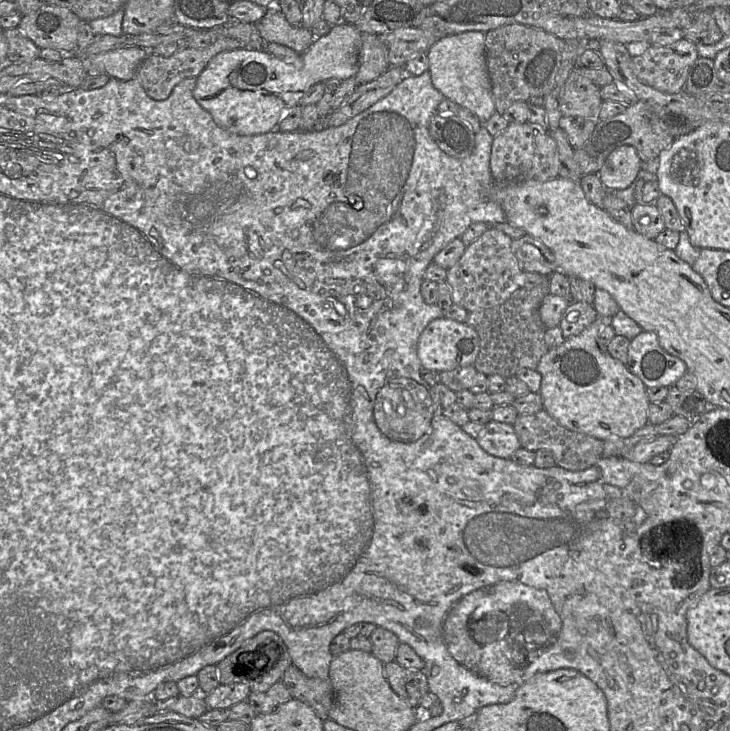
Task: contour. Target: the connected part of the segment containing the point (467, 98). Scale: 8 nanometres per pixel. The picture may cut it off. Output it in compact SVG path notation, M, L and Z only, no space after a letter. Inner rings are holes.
M468 31L441 37L427 52L433 86L444 98L474 113L484 125L496 112L485 54L485 33Z

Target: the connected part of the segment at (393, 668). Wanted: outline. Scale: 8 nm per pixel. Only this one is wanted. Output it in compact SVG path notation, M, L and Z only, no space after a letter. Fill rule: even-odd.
M395 661L384 664L385 677L393 691L413 708L420 708L420 699L429 691L427 676L422 670L402 667Z

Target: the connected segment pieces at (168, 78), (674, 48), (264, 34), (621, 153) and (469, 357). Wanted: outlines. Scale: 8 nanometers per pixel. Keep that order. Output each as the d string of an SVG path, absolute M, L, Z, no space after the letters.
M222 37L218 38L209 47L203 49L185 48L169 57L163 57L157 54L150 54L139 66L136 79L142 85L145 93L154 100L167 99L176 85L182 80L190 77L197 78L205 69L208 63L217 54L233 49L246 49L245 44L236 38Z
M683 37L666 46L649 45L640 55L632 58L633 70L643 84L663 93L675 94L684 89L689 70L698 57L696 44Z
M277 4L267 7L263 18L255 25L260 36L266 42L284 45L298 54L307 51L315 39L326 35L335 26L322 19L311 29L307 29L302 25L293 26L287 21Z
M624 145L608 156L598 175L607 191L616 191L630 187L641 169L643 161L637 150Z
M439 317L431 320L419 335L417 355L422 367L437 372L473 365L480 350L479 336L466 322Z

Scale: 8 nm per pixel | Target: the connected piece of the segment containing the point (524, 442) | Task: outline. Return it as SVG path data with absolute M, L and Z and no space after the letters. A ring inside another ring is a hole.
M544 409L530 415L518 414L513 427L518 435L521 448L533 452L538 450L550 452L555 459L555 467L569 471L582 471L590 468L603 457L604 442L602 440L568 430Z

